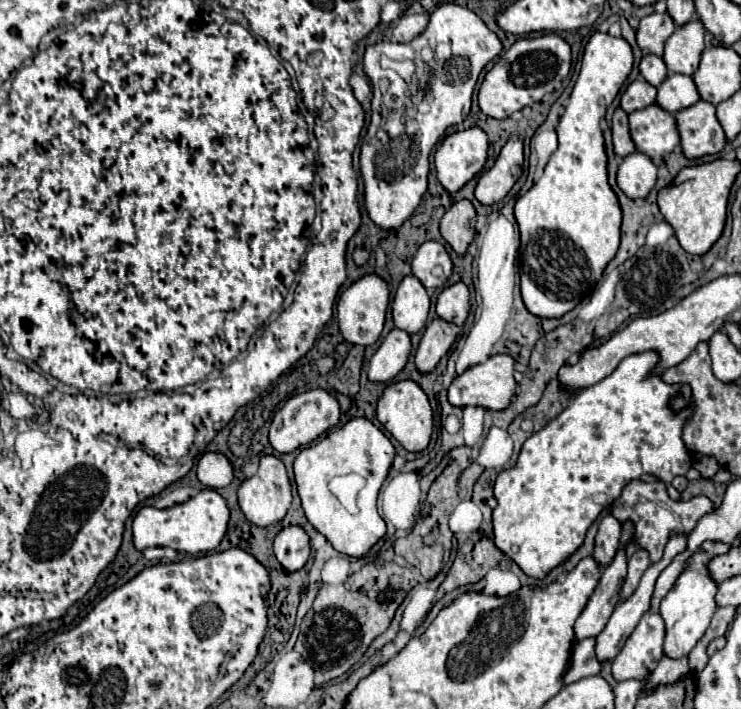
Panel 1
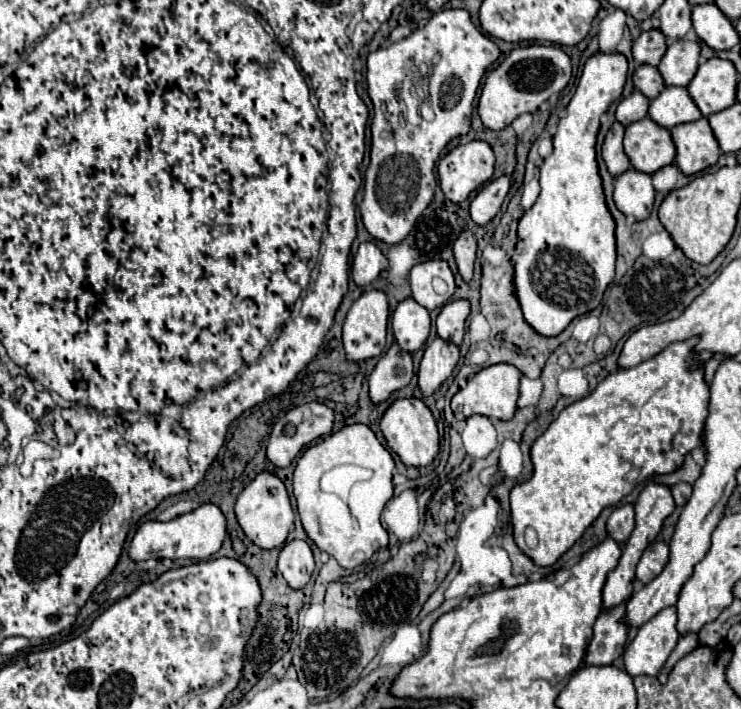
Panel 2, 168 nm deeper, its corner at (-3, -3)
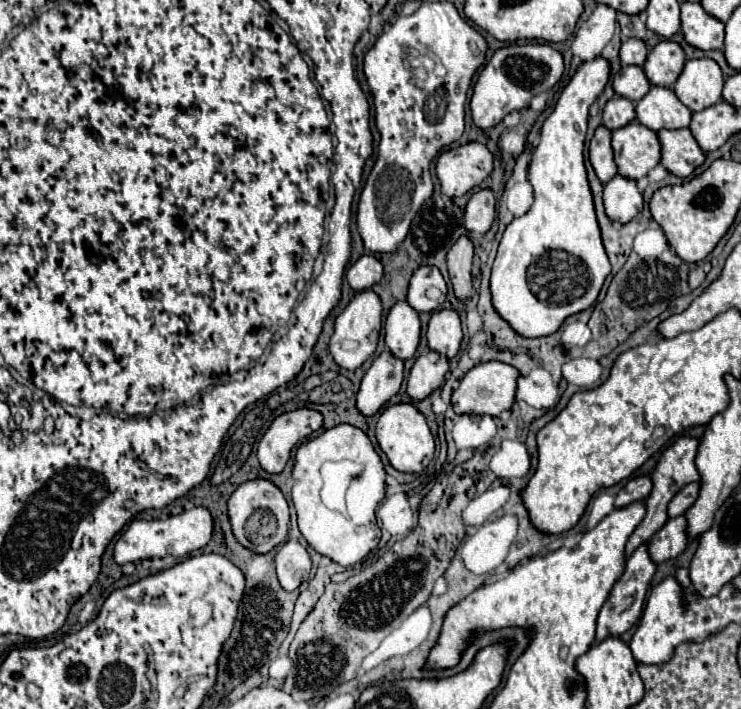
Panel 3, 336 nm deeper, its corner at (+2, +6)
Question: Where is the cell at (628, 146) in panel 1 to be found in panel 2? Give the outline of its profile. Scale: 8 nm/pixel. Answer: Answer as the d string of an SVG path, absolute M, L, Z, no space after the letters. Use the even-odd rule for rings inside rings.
M614 121L614 125L610 127L608 135L606 135L606 141L604 141L604 147L602 147L602 157L608 165L608 171L616 177L620 175L622 171L630 169L630 159L628 155L624 153L624 147L622 147L622 139L624 139L624 125Z

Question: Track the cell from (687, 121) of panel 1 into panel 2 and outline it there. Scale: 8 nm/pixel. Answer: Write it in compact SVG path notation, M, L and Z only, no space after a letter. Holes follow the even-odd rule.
M706 117L676 125L670 129L670 135L676 143L676 165L686 175L712 167L720 157L718 141Z

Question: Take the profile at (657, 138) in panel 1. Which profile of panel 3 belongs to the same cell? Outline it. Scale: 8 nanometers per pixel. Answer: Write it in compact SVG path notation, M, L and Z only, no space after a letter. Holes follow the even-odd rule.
M637 120L611 134L617 174L629 180L641 180L661 160L661 144L653 130L645 130Z

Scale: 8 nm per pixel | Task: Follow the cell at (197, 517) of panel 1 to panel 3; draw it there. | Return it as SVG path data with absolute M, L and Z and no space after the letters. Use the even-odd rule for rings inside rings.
M191 508L167 520L133 520L129 528L121 534L113 548L113 560L117 564L147 560L147 558L165 558L165 556L187 556L193 550L207 546L213 532L211 514L205 508Z

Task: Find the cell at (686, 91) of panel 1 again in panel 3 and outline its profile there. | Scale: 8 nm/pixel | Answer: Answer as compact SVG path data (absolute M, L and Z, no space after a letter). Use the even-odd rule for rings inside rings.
M653 86L647 96L635 104L635 120L653 132L663 128L677 130L689 126L691 110L673 94L671 88Z

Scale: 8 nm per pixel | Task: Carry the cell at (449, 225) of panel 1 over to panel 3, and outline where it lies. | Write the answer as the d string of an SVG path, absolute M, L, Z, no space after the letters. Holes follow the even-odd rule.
M459 238L447 254L449 278L457 300L469 300L473 294L471 262L473 262L473 244L469 238Z

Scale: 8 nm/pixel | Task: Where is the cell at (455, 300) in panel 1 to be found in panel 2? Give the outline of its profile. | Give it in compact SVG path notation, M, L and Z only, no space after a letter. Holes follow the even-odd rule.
M454 299L448 301L436 319L438 335L446 341L452 341L456 345L462 345L464 337L464 325L470 315L470 301L468 299Z

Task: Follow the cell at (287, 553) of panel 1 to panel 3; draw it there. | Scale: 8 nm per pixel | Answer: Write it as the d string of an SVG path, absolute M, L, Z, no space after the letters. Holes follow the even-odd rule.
M289 540L283 546L279 546L275 564L277 564L279 584L289 592L299 588L309 578L311 572L311 558L307 550L295 540Z

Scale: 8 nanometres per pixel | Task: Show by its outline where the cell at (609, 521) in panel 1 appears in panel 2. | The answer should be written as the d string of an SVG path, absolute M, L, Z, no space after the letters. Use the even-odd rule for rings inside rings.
M632 505L616 507L606 521L606 529L608 529L608 535L618 545L624 545L634 529L634 507Z

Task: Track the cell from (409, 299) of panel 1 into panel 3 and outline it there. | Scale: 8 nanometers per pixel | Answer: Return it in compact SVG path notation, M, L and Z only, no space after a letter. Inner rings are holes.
M397 302L385 320L385 344L391 354L401 360L413 358L419 344L419 334L419 314L407 302Z

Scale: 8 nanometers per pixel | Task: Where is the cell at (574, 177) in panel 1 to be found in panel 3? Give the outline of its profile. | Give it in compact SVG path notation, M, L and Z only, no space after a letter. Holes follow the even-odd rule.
M597 56L591 62L583 62L571 82L561 92L553 112L541 126L539 146L533 152L529 164L529 182L535 190L535 202L527 214L515 218L503 232L503 238L497 248L497 258L491 272L491 300L497 314L523 338L551 336L559 330L565 318L587 310L595 304L599 290L611 272L609 258L601 244L601 232L595 218L593 196L587 182L583 148L587 132L587 112L589 106L597 100L609 80L609 62Z

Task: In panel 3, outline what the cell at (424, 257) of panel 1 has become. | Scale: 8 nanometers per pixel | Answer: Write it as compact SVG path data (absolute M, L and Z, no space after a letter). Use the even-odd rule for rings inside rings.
M421 266L415 270L411 282L409 282L409 294L407 302L409 306L423 314L423 312L433 312L445 302L447 294L447 284L441 276L441 272L435 266ZM429 290L439 290L441 296L429 296Z

